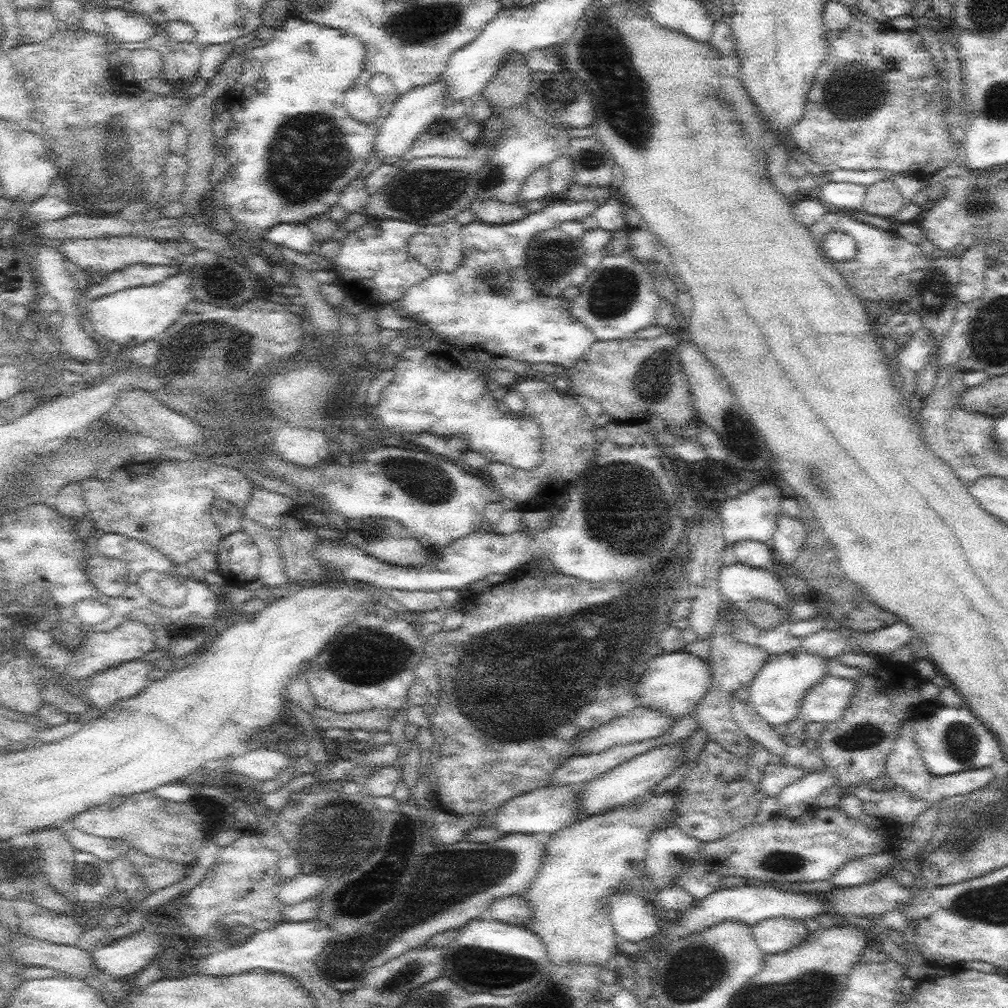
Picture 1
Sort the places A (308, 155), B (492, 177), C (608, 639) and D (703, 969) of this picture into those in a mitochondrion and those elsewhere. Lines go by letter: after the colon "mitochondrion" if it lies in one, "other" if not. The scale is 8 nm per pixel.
A: mitochondrion
B: mitochondrion
C: mitochondrion
D: mitochondrion

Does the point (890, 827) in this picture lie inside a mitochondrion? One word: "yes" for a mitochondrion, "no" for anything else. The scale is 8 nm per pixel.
no

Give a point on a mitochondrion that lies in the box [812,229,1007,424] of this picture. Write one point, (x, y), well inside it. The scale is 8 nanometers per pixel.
(934, 290)

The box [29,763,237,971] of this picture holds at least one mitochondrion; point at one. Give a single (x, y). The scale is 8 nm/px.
(88, 871)

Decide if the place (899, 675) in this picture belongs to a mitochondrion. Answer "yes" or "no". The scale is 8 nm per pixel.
no

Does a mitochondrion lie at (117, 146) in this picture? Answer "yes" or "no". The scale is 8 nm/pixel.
yes

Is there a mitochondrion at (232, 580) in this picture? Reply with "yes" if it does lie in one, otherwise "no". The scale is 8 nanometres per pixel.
no

